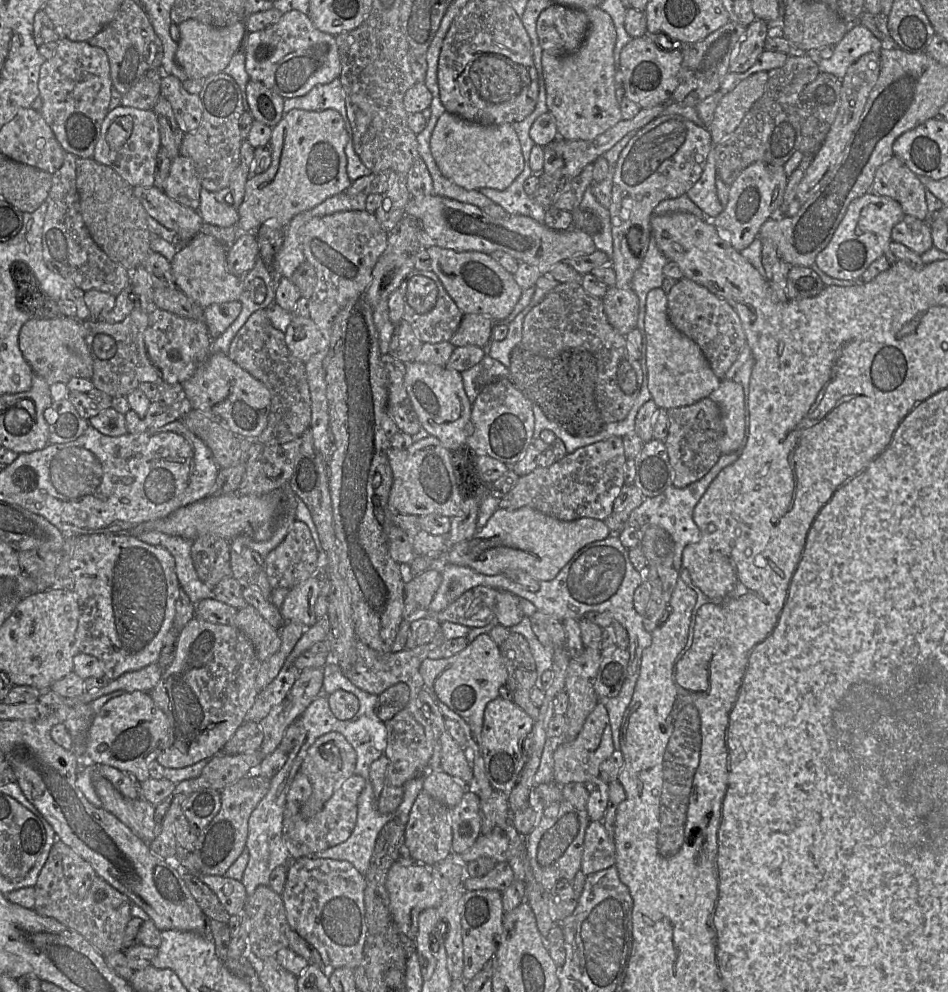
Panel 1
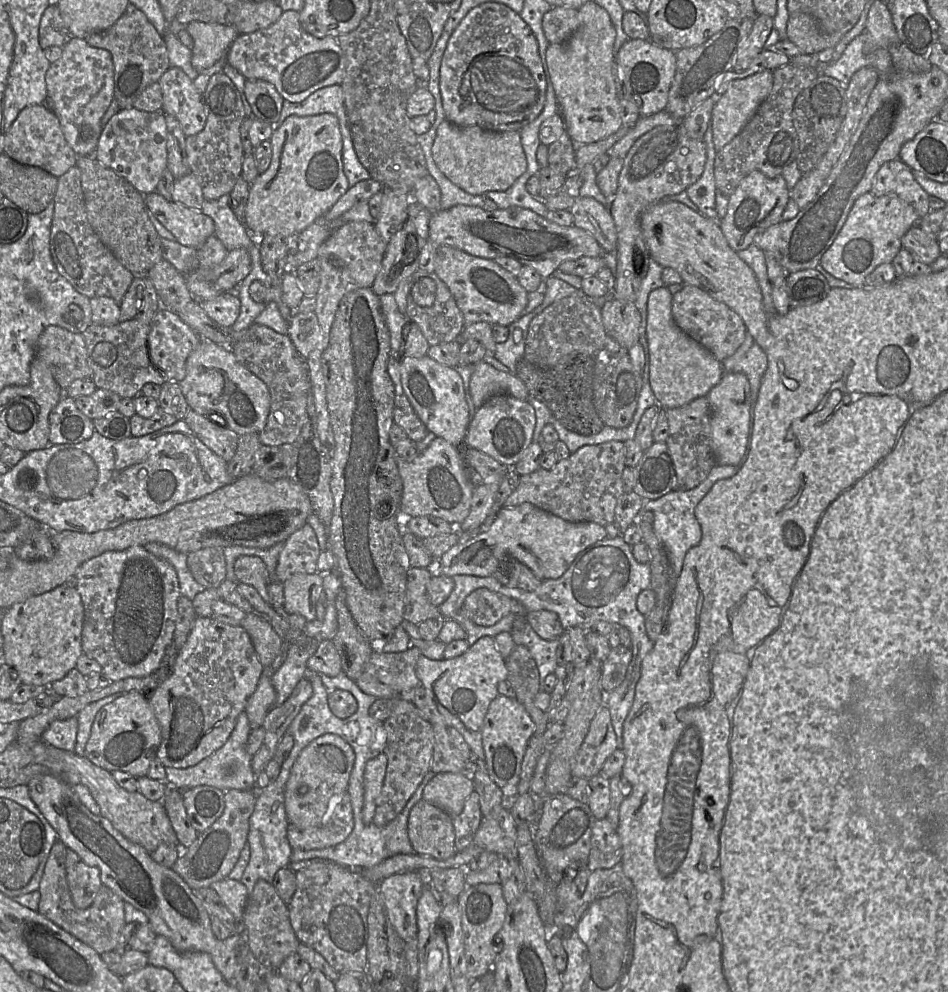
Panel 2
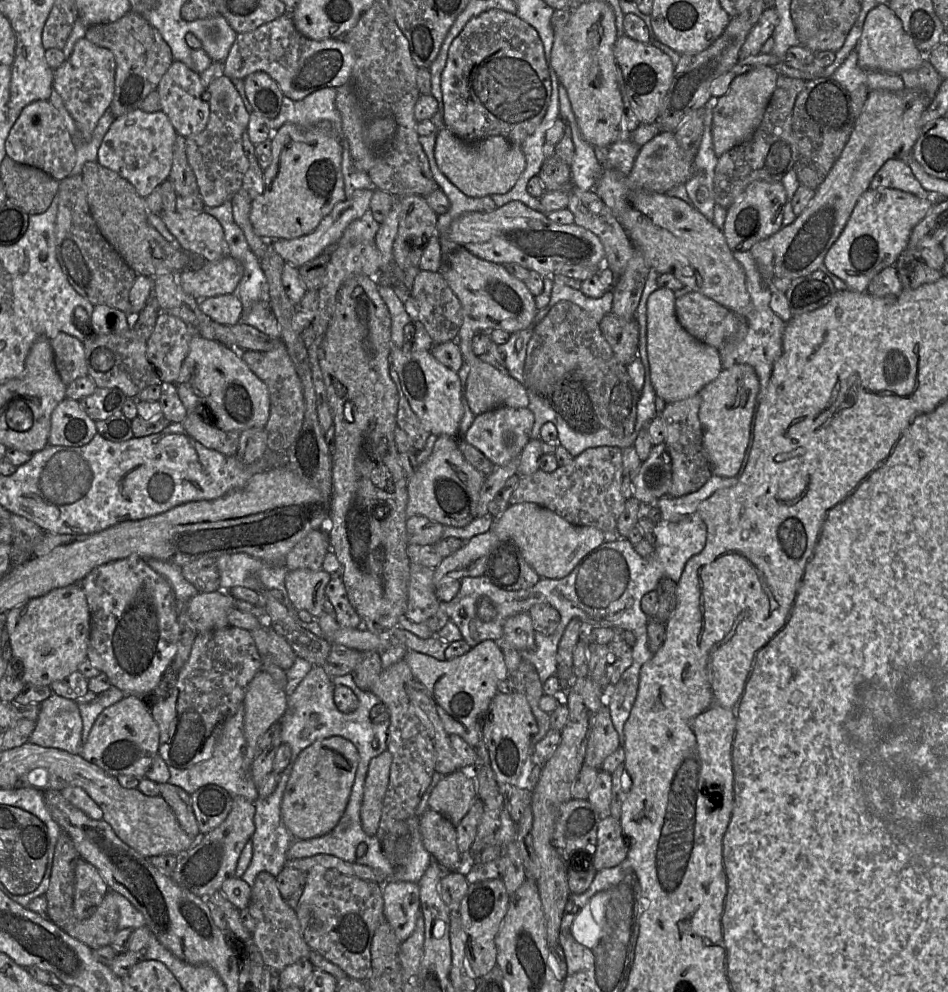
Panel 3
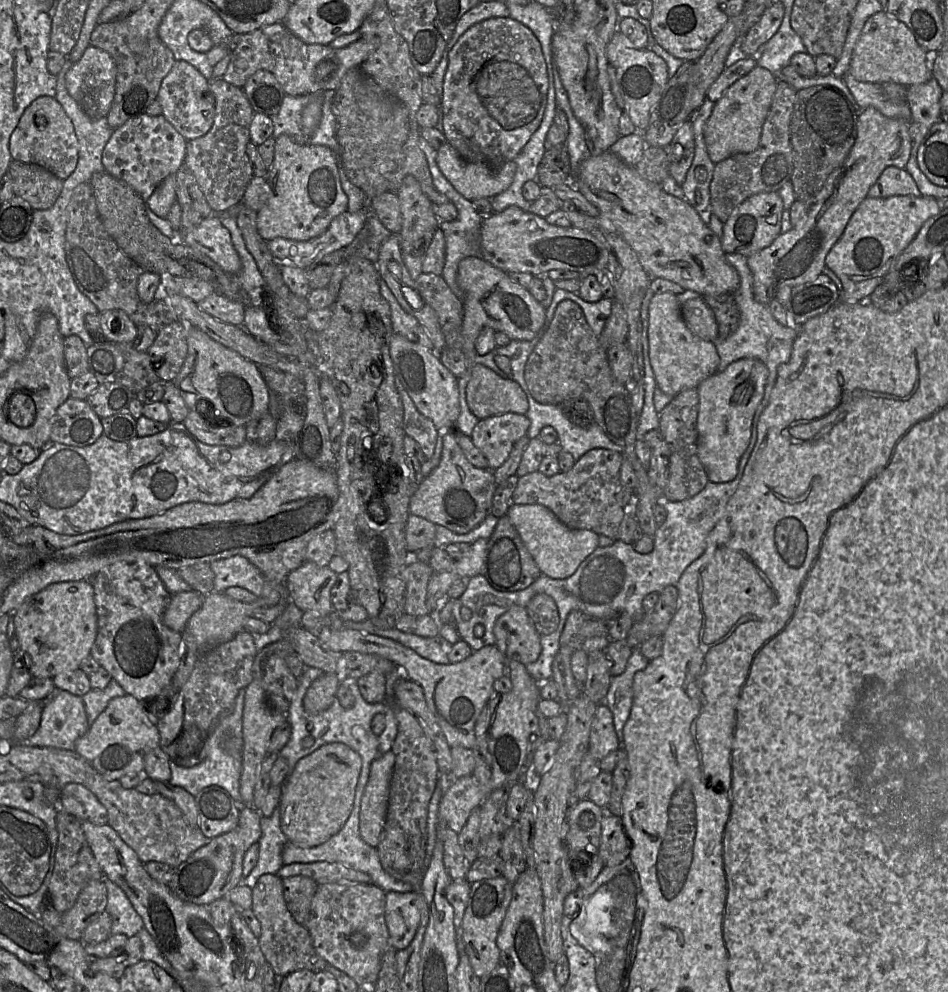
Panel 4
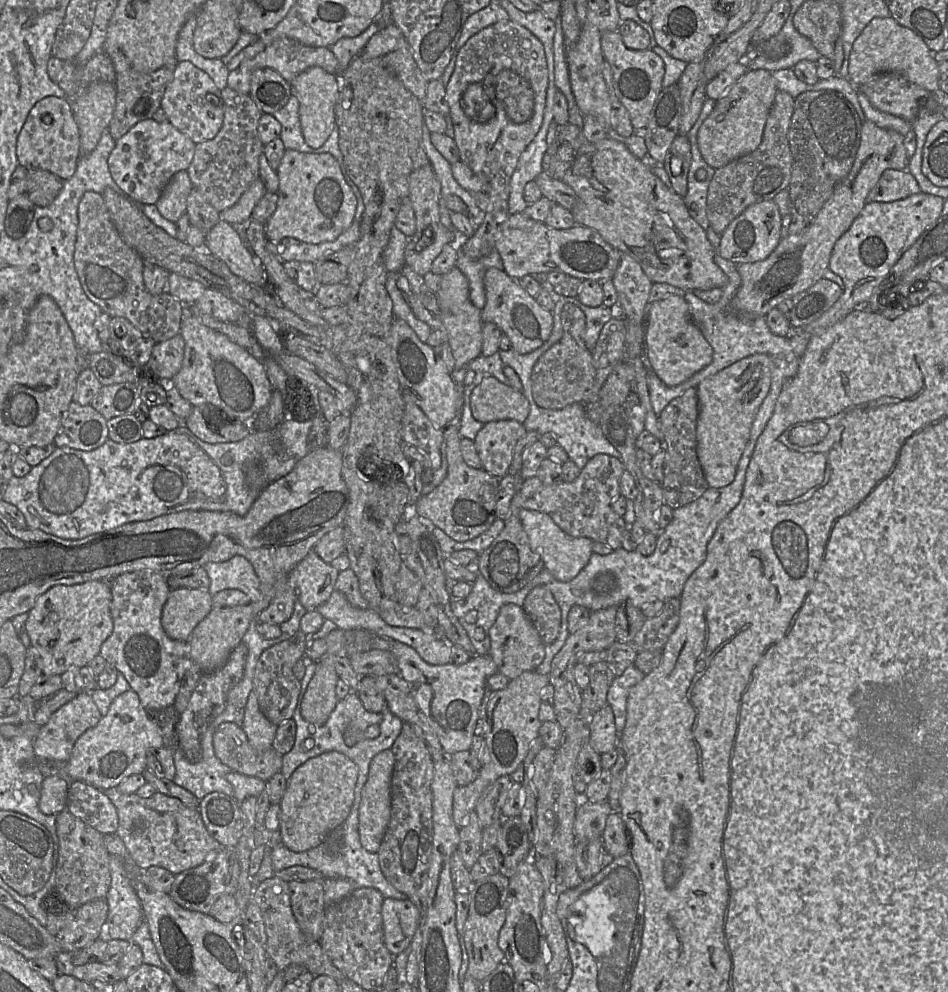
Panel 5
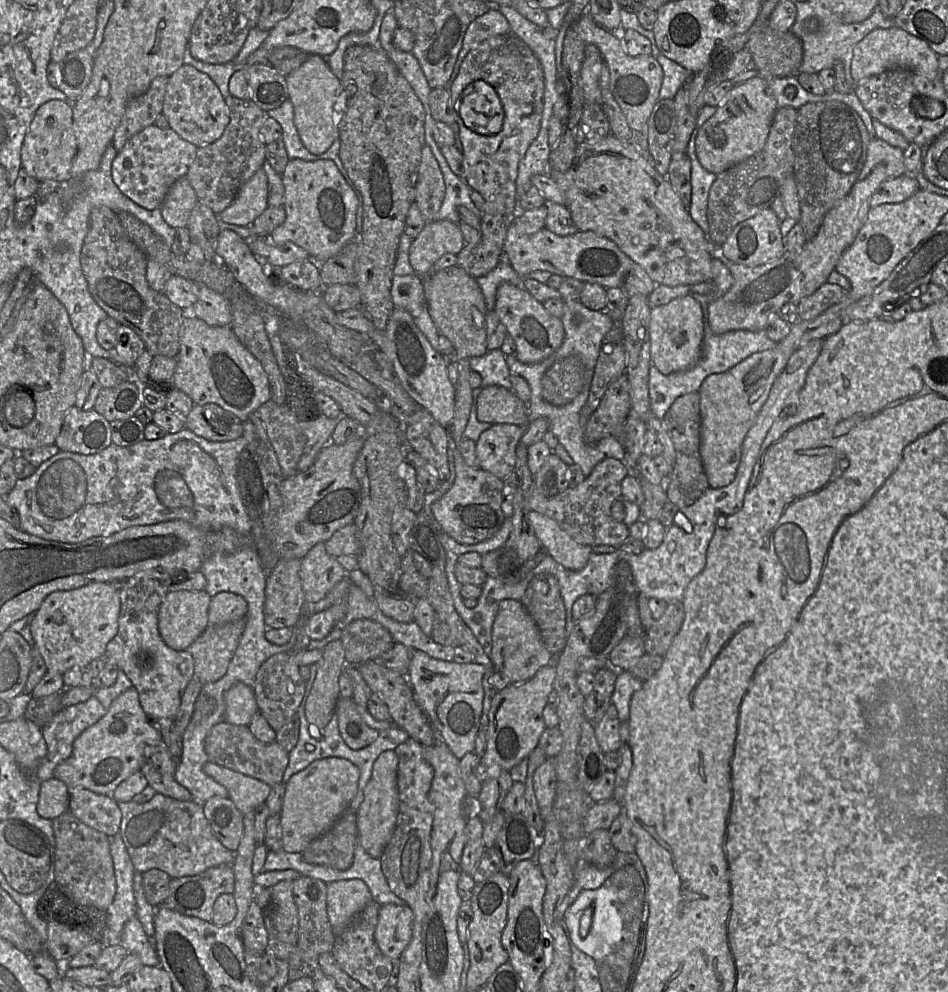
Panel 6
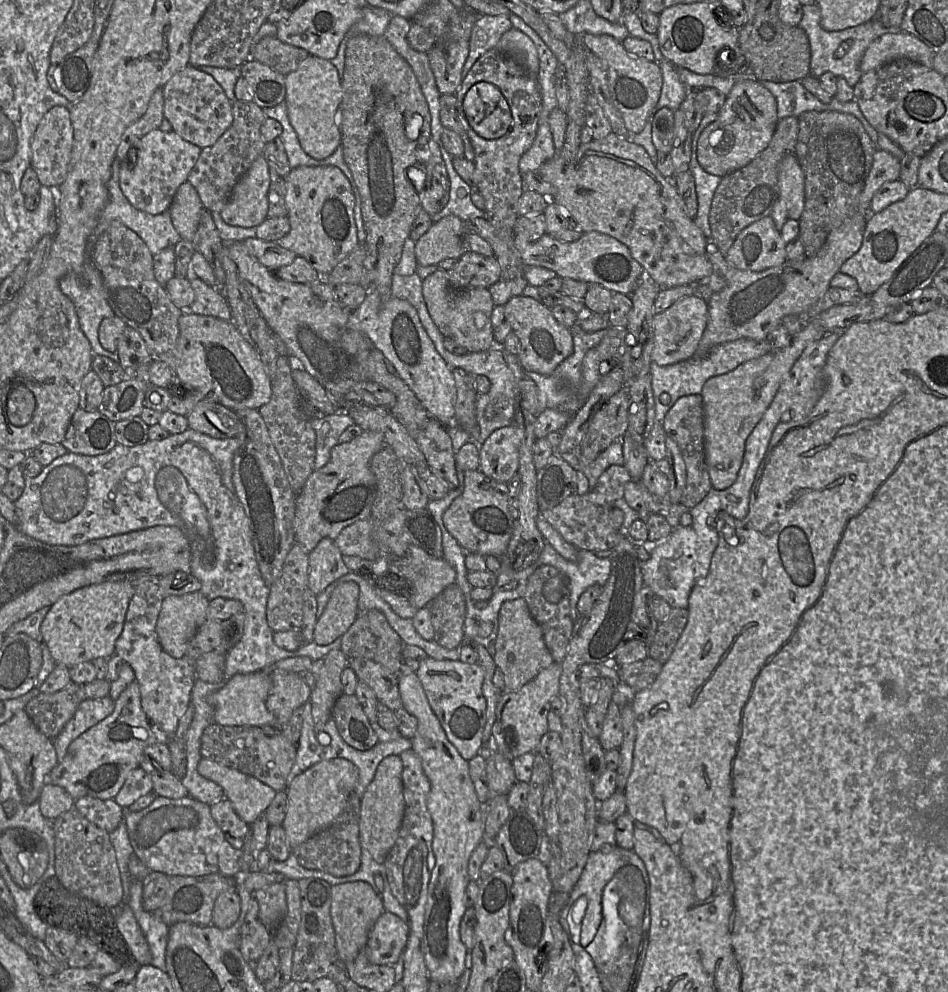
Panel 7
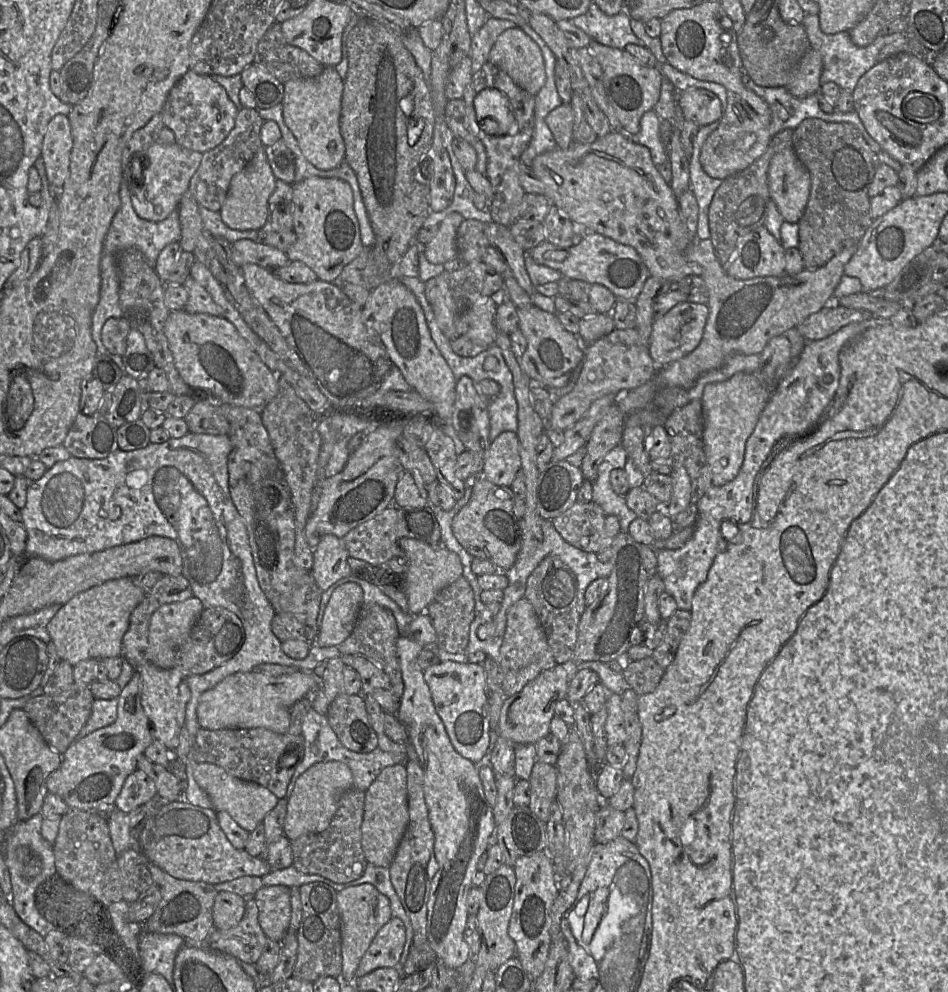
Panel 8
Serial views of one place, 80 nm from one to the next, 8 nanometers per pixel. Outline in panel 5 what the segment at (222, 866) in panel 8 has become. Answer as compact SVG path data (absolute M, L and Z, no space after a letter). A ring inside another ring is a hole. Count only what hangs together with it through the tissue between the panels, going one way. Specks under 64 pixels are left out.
M117 787L103 790L112 801L118 814L117 835L141 869L159 866L177 875L194 868L211 854L224 848L207 831L199 809L183 804L179 799L156 791L149 798L136 793L123 794Z

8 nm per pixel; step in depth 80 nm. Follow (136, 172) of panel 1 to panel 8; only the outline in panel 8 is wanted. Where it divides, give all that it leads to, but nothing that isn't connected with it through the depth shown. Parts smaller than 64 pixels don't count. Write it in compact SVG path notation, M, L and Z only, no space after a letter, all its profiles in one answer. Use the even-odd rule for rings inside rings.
M155 142L148 148L145 154L148 164L143 173L142 185L135 184L133 179L136 179L136 177L134 177L134 174L131 174L132 182L128 183L129 195L134 210L141 218L159 222L167 218L174 210L178 209L182 196L189 191L190 180L199 167L203 153L183 148L177 143L161 144Z

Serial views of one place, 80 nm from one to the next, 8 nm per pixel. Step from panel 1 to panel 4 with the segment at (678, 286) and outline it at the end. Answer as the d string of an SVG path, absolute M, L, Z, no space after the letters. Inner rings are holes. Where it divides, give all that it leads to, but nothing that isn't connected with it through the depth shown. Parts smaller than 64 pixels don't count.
M703 296L688 299L680 308L686 326L694 335L710 342L718 338L718 323Z

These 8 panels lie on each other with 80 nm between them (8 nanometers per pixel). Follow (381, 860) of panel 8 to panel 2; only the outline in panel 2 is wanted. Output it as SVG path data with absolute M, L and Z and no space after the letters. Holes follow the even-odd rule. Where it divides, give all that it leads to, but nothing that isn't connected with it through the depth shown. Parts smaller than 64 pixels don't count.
M384 752L369 760L366 764L364 774L364 805L362 808L362 819L365 824L373 823L376 812L376 800L380 796L388 758Z

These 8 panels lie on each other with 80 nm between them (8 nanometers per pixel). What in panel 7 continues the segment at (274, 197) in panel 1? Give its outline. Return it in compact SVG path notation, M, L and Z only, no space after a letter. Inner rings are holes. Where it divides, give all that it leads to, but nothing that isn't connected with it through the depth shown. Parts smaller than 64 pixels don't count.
M332 165L298 166L283 179L290 230L276 243L306 259L322 278L359 244L352 188L340 169Z

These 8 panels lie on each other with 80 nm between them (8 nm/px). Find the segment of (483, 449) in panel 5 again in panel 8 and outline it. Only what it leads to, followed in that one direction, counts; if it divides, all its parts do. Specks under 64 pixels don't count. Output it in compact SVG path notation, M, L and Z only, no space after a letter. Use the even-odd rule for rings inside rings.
M511 431L499 434L483 459L482 476L493 484L510 487L521 469L517 434Z

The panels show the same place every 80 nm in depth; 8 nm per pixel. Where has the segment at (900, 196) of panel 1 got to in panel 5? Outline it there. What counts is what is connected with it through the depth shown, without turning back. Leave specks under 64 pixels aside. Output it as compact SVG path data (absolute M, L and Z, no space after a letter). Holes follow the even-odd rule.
M885 170L866 197L867 202L893 202L921 192L908 170Z

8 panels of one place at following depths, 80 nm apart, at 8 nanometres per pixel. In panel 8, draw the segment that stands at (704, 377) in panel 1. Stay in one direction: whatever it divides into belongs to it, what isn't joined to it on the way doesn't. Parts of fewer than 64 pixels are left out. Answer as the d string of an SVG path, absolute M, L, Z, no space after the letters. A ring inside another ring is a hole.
M680 302L664 316L653 321L649 353L657 366L675 362L691 353L700 343L708 319L707 304Z

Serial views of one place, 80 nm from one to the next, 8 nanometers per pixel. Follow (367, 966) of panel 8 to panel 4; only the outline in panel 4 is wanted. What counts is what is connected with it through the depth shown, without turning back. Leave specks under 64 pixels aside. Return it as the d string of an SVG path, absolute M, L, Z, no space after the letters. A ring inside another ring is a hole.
M386 892L384 917L389 946L395 951L406 948L412 941L420 922L417 893Z

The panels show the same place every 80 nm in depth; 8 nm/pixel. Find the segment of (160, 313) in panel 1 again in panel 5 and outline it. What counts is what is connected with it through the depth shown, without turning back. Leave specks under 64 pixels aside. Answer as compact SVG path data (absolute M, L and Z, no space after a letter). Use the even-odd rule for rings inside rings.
M180 334L156 343L146 365L159 383L170 382L182 367L185 343Z

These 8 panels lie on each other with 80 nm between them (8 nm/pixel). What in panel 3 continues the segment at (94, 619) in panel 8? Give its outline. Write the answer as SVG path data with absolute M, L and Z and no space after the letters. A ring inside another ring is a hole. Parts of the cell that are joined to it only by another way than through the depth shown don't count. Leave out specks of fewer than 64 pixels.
M80 583L56 588L9 610L5 628L12 655L23 664L24 682L50 686L78 670L80 663L87 658L90 612L86 595Z

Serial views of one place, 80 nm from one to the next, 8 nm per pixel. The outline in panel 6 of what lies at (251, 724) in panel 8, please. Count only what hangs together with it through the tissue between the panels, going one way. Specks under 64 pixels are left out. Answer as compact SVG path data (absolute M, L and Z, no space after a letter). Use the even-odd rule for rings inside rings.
M242 682L232 685L224 693L224 721L248 726L254 714L259 712L253 687Z

